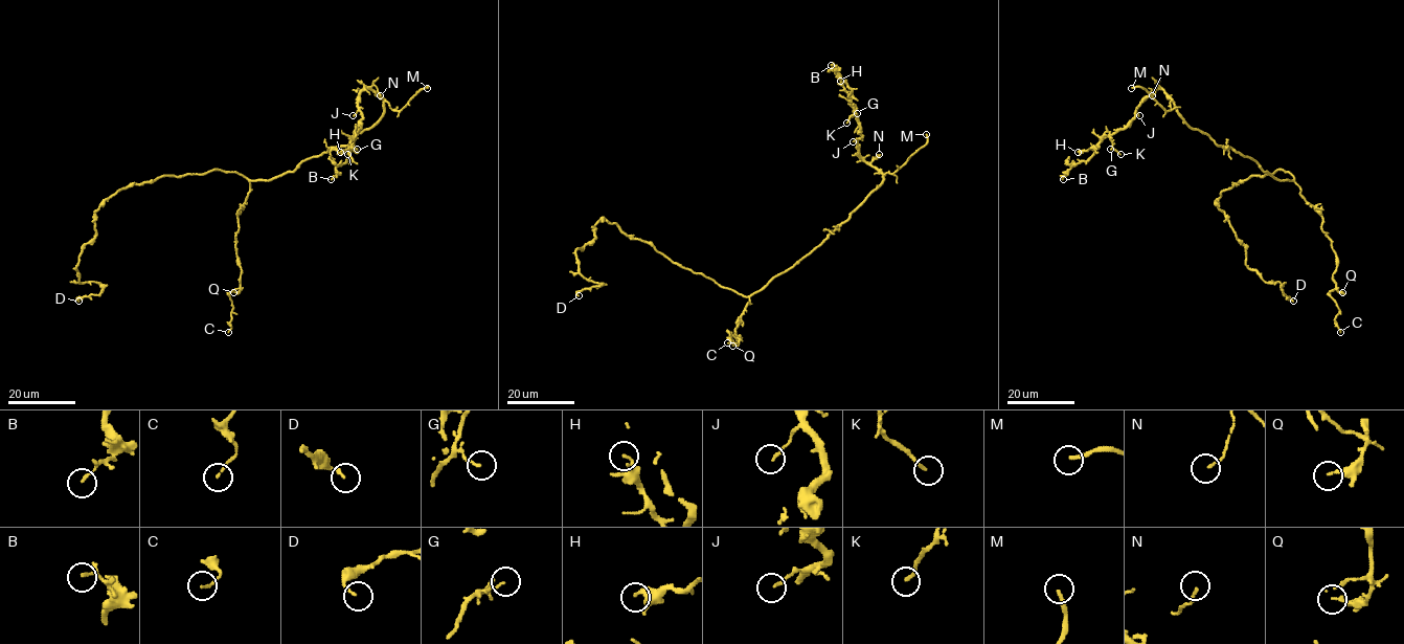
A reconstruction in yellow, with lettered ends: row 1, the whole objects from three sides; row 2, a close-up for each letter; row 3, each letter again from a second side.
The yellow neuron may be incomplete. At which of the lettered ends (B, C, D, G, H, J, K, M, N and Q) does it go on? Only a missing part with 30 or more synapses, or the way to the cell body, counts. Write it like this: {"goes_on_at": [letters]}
{"goes_on_at": ["M"]}

